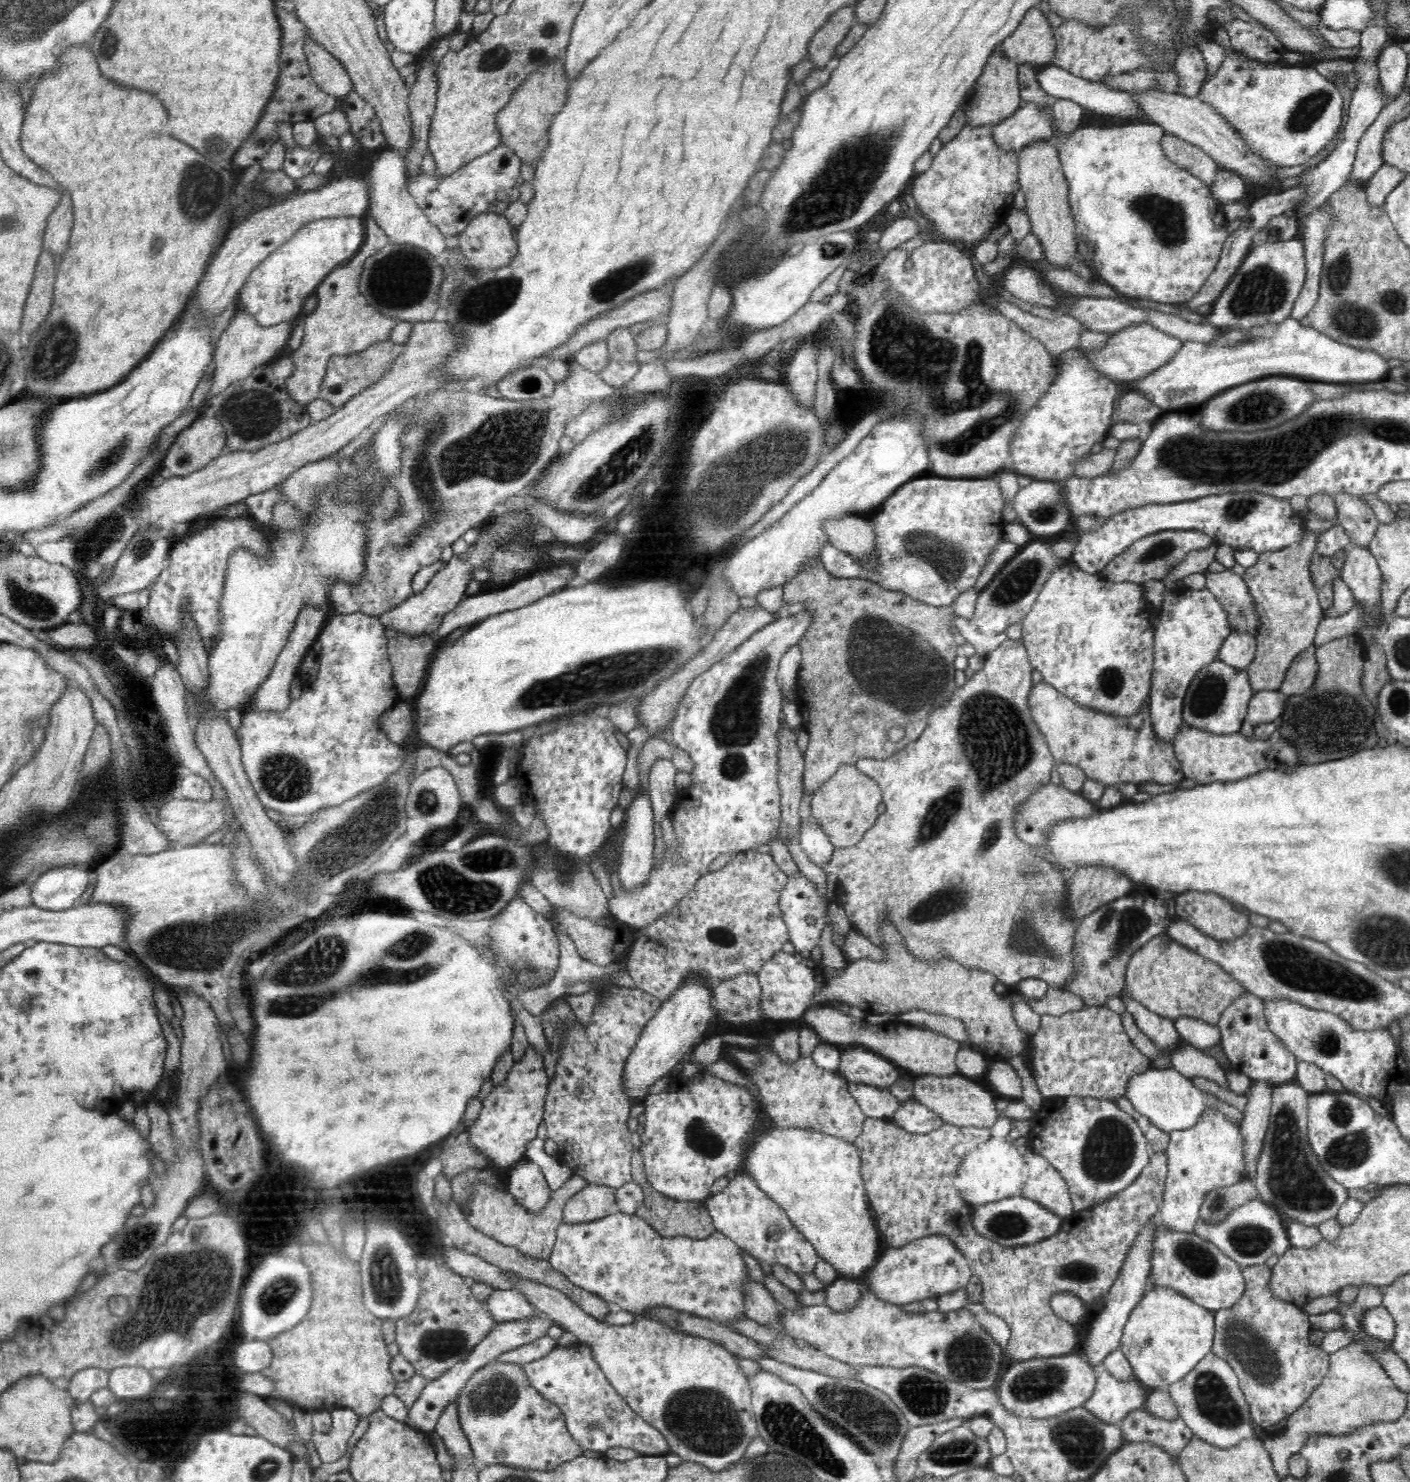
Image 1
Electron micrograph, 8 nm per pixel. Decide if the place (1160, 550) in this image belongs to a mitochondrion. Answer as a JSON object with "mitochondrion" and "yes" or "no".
{"mitochondrion":"yes"}

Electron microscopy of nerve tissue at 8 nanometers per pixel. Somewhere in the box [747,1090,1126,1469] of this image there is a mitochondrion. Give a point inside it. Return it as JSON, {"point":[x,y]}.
{"point":[871,1415]}

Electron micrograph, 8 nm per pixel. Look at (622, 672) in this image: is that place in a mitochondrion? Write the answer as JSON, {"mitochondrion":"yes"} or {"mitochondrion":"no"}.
{"mitochondrion":"yes"}

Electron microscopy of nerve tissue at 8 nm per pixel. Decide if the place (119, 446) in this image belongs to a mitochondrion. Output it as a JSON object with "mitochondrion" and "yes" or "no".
{"mitochondrion":"yes"}

